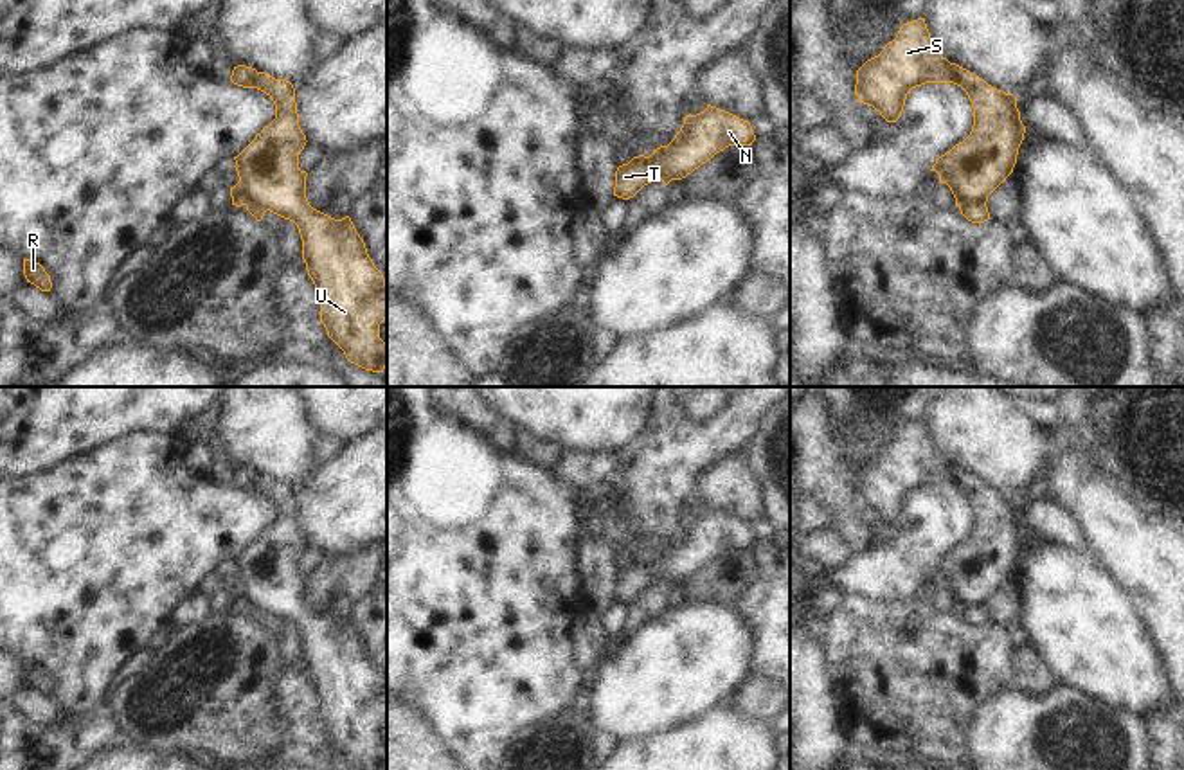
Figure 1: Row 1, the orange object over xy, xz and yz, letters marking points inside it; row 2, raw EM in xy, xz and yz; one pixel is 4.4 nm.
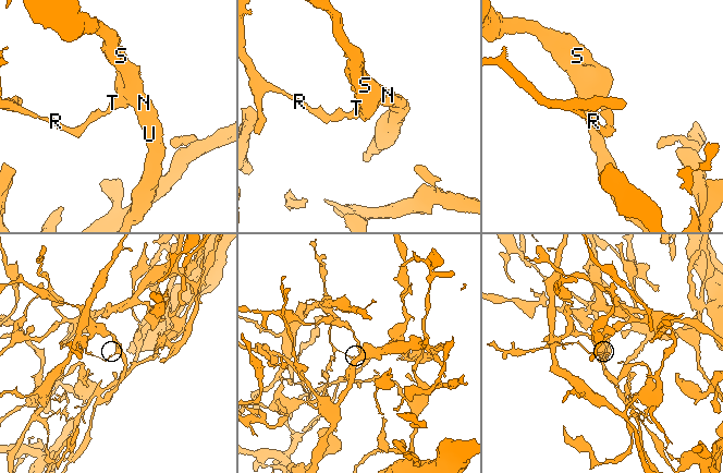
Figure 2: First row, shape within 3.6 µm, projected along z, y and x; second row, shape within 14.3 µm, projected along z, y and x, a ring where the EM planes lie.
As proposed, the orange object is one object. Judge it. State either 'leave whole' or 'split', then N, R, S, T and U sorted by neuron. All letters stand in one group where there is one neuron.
split; N S U / R T

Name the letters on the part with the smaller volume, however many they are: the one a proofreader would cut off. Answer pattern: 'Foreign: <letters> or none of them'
Foreign: R, T

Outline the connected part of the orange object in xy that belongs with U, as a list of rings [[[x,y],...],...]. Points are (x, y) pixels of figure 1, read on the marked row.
[[[245,65],[234,67],[230,81],[243,88],[265,92],[275,104],[275,119],[234,157],[243,205],[270,210],[297,225],[302,239],[302,259],[320,295],[320,322],[327,336],[351,363],[365,371],[383,372],[387,344],[380,338],[380,324],[387,318],[387,284],[383,273],[369,257],[351,218],[335,219],[313,209],[306,198],[308,173],[299,169],[299,155],[308,140],[299,126],[293,85]]]

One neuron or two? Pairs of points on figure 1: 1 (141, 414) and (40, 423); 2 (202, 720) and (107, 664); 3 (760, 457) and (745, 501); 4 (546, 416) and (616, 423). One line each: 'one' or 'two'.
1: one
2: two
3: two
4: one

